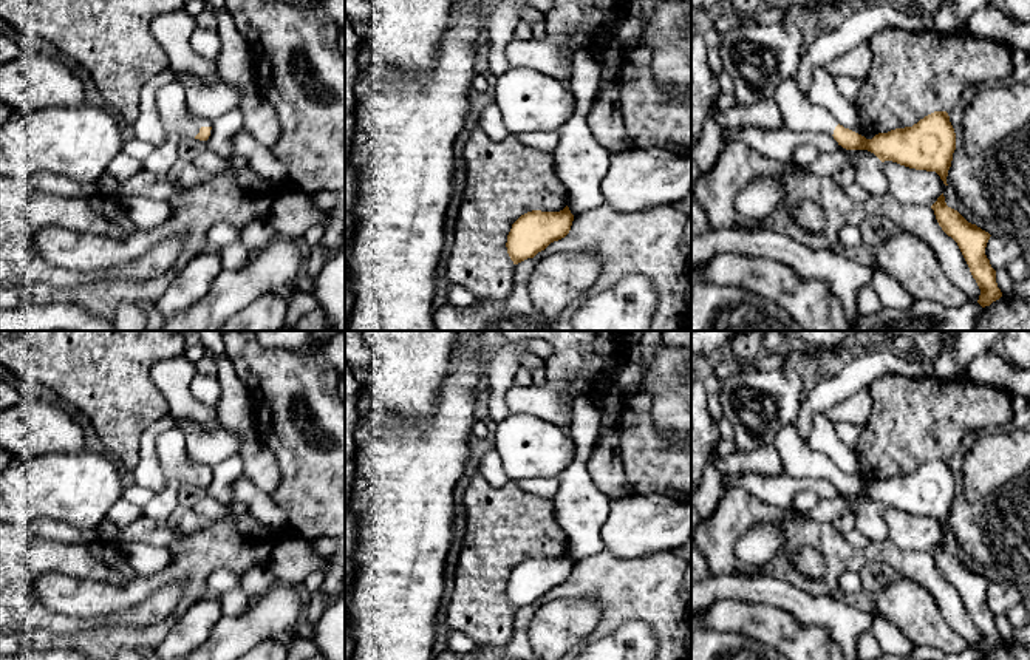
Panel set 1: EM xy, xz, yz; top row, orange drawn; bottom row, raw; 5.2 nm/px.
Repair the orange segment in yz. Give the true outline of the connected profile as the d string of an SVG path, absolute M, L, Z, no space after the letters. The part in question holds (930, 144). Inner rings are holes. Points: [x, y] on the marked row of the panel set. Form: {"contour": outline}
{"contour": "M793 77L783 79L773 93L784 127L796 133L826 133L846 150L868 150L882 162L936 172L946 184L956 133L946 111L934 111L912 127L878 133L872 139L844 128L830 111L813 104Z"}

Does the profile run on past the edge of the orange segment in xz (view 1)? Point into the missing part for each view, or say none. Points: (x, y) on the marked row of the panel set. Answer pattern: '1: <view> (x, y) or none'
1: none

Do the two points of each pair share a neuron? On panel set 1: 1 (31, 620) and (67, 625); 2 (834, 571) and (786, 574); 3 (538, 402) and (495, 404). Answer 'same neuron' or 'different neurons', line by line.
1: same neuron
2: same neuron
3: different neurons

